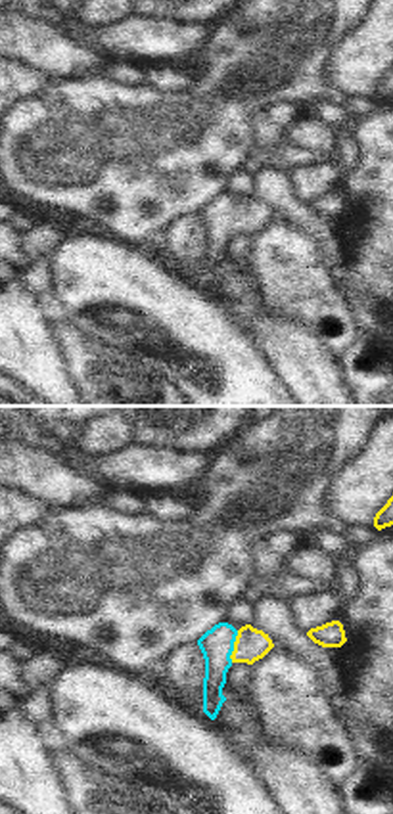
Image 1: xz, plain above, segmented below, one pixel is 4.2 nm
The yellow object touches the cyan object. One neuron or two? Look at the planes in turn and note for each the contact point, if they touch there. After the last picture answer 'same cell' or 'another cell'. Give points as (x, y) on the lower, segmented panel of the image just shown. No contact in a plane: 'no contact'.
(234, 646)

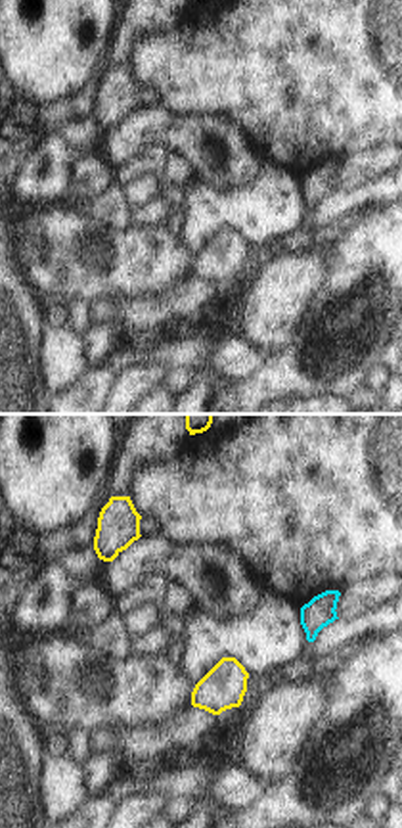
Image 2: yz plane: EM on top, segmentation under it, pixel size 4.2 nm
no contact

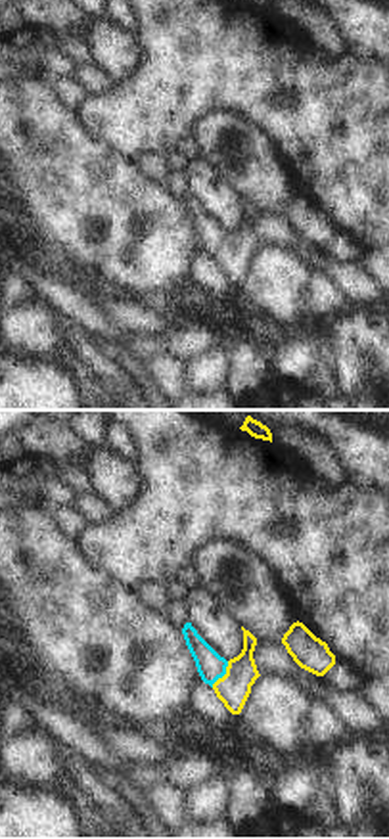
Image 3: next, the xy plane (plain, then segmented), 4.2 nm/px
(225, 675)

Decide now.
same cell

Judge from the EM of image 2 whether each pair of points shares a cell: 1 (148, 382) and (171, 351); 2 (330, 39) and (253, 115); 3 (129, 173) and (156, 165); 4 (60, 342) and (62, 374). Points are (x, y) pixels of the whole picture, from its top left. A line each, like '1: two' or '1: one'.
1: two
2: one
3: one
4: one

